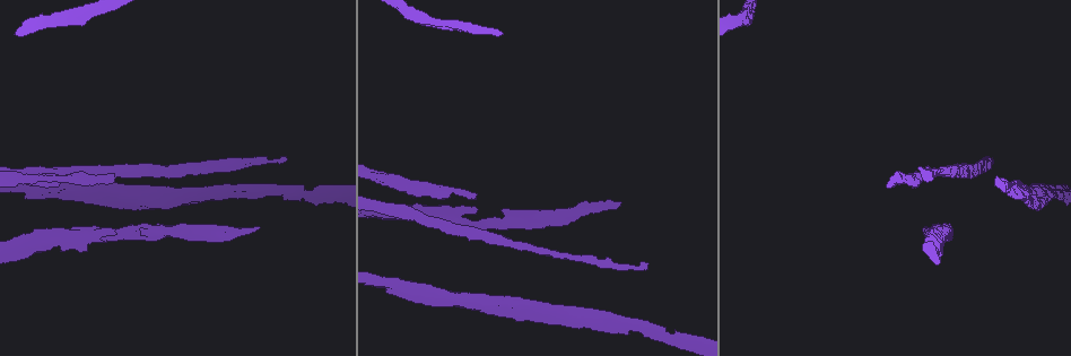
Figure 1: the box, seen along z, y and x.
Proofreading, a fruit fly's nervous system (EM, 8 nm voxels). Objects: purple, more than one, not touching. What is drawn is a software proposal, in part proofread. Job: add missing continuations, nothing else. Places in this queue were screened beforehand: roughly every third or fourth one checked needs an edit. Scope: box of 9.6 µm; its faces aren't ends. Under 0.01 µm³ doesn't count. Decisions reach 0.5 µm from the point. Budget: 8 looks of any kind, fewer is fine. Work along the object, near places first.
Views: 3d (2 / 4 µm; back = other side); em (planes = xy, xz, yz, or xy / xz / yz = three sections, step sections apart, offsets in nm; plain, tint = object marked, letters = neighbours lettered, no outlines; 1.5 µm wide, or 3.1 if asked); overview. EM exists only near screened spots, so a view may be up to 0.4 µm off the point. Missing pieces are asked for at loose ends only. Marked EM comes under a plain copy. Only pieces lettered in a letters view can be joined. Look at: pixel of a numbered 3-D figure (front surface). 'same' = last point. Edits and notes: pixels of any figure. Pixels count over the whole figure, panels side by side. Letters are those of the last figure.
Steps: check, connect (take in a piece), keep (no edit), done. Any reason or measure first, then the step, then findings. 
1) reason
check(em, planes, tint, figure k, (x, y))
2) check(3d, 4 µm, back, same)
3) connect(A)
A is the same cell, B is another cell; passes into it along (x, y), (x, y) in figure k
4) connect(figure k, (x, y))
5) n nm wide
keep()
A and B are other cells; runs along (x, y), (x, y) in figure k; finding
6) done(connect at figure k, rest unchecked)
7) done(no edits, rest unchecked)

long arm stops here
check(3d, 4 µm, figure 1, (285, 159))

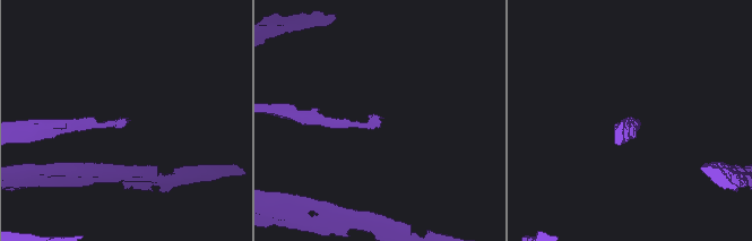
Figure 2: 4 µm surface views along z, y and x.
need the tissue
check(em, planes, letters, figure 2, (381, 117))

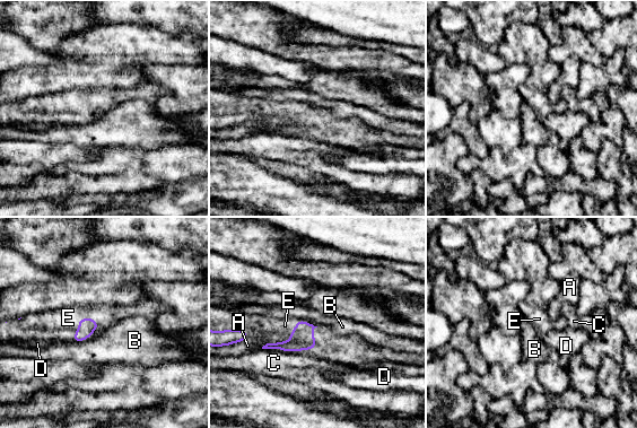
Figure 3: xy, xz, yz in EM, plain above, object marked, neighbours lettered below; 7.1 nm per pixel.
120 nm wide
connect(E)
E is the same cell, A, B, C and D are other cells; passes into it along (302, 337), (314, 339), (322, 333) in figure 3; it goes on there

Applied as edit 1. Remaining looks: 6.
an open end
check(em, xz, step 4, tint, figure 1, (141, 185))

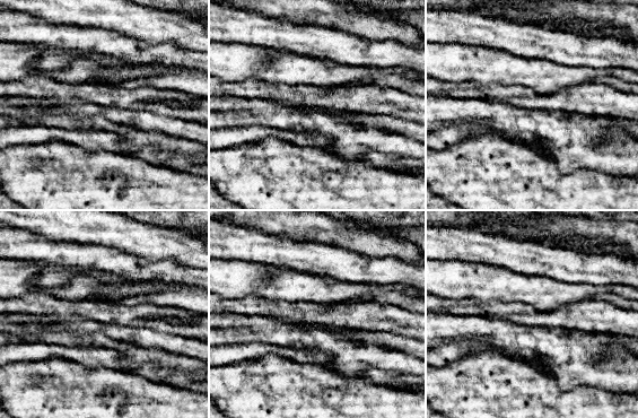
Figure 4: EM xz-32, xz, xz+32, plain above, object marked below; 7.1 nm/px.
another direction
check(em, planes, letters, same)

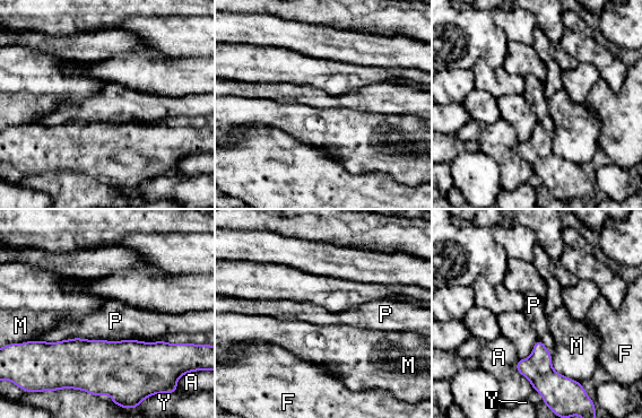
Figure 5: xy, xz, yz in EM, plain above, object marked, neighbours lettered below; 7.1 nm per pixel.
keep()
A, F, M, P and Y are other cells; none of them fits

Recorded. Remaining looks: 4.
an open end
check(em, xy, step 8, tint, figure 1, (115, 234))

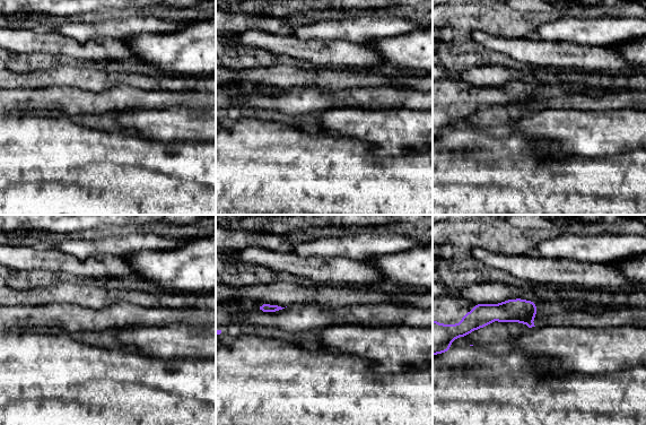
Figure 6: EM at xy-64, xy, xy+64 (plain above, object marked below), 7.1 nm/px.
another direction
check(em, yz, step 4, letters, same)

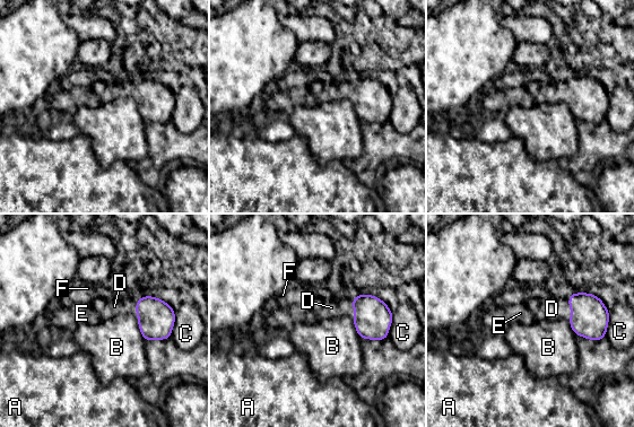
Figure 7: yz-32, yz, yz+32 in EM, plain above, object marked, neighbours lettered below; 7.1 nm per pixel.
B touches over 220 nm
connect(D)
D is the same cell, A, B, C, E and F are other cells; the neuron continues

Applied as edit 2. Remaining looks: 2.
done(connect at figure 3, connect at figure 7, rest unchecked)

